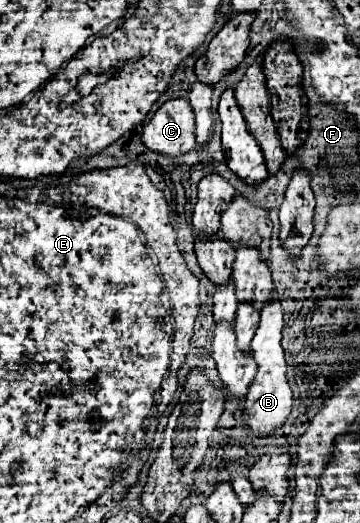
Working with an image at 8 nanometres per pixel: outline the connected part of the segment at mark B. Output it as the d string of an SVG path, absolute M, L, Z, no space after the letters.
M271 292L271 300L267 304L263 304L261 308L261 322L259 328L255 332L255 338L251 342L251 350L255 354L255 362L257 362L257 374L255 380L251 382L251 388L247 392L245 398L245 410L247 410L247 426L253 430L253 436L271 436L275 434L275 428L279 428L285 418L291 412L291 404L293 404L293 394L291 388L287 384L285 378L285 356L283 356L283 348L281 348L281 330L283 330L283 312L281 312L281 304L275 296L275 292Z

